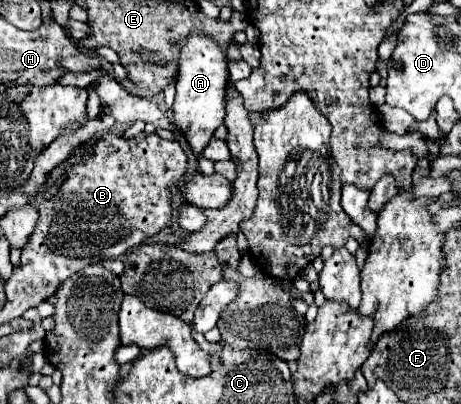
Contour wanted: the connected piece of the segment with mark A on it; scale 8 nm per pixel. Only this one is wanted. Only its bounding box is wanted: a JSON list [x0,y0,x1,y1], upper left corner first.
[171,35,229,155]

